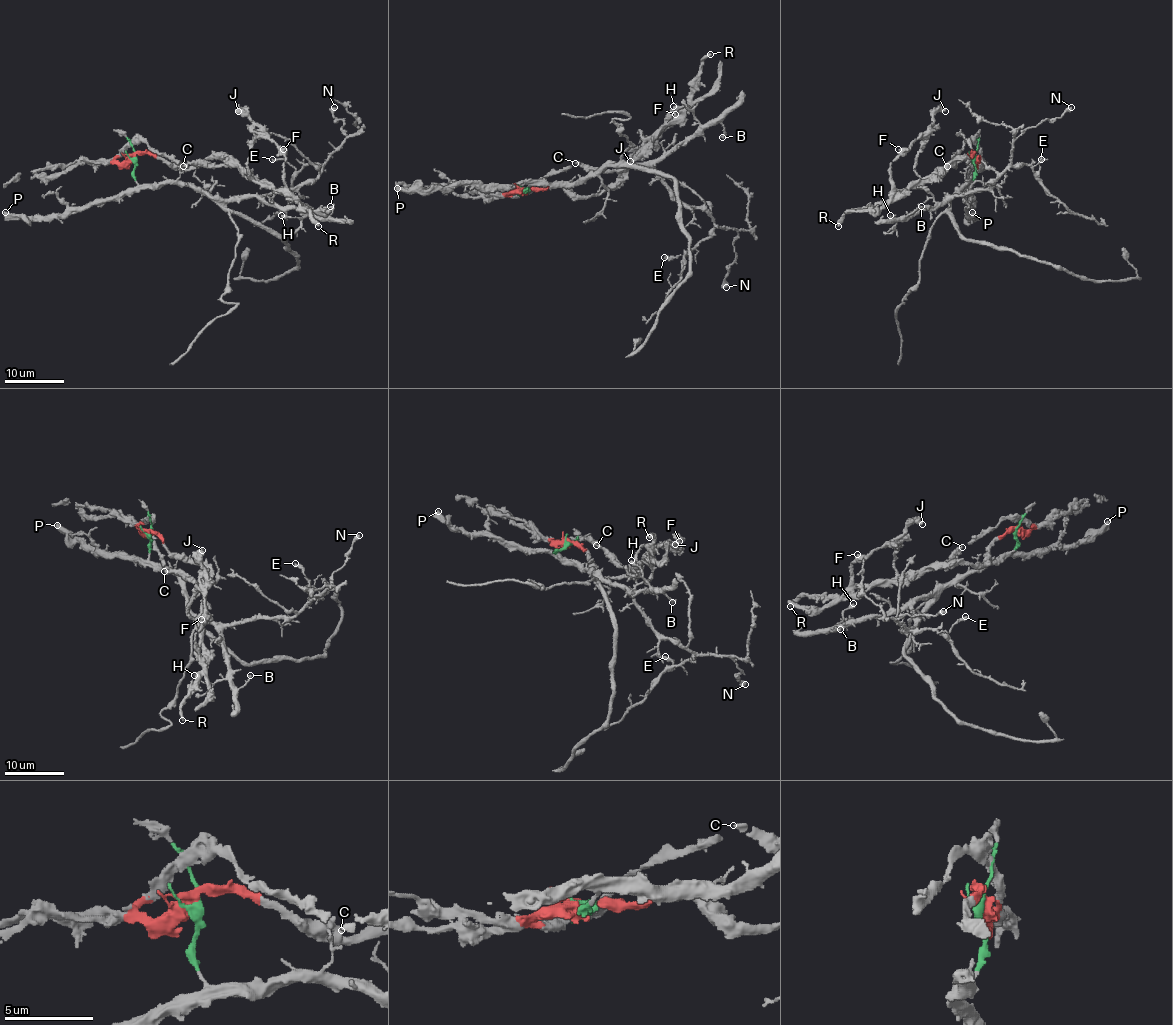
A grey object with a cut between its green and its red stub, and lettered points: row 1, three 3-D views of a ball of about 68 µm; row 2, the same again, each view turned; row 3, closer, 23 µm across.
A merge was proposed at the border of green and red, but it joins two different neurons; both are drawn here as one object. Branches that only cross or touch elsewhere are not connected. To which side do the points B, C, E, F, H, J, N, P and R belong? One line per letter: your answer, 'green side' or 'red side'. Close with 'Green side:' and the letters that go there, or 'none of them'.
B: green side
C: red side
E: green side
F: red side
H: green side
J: red side
N: green side
P: green side
R: red side
Green side: B, E, H, N, P

